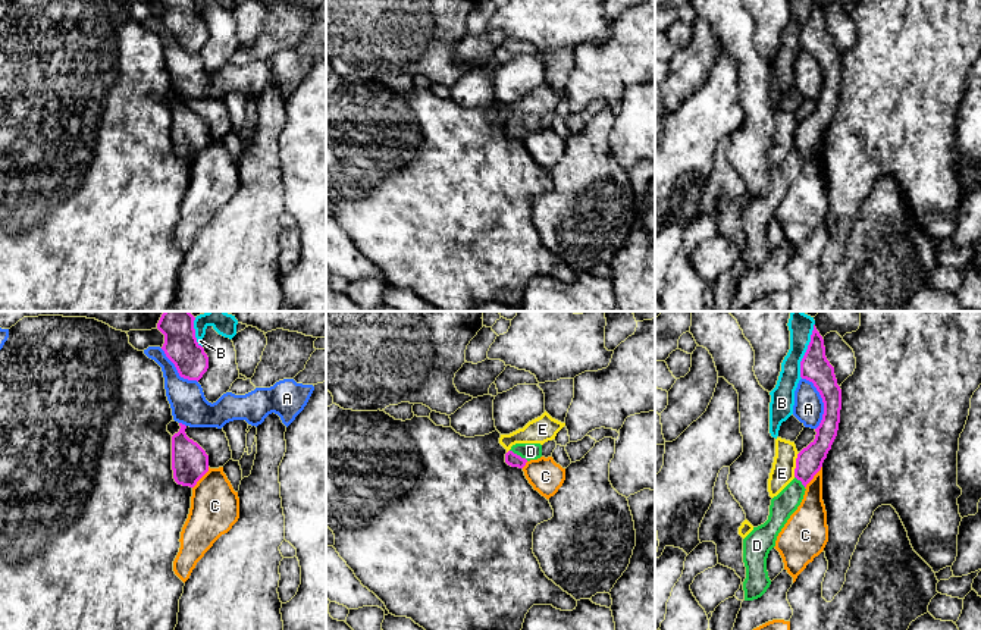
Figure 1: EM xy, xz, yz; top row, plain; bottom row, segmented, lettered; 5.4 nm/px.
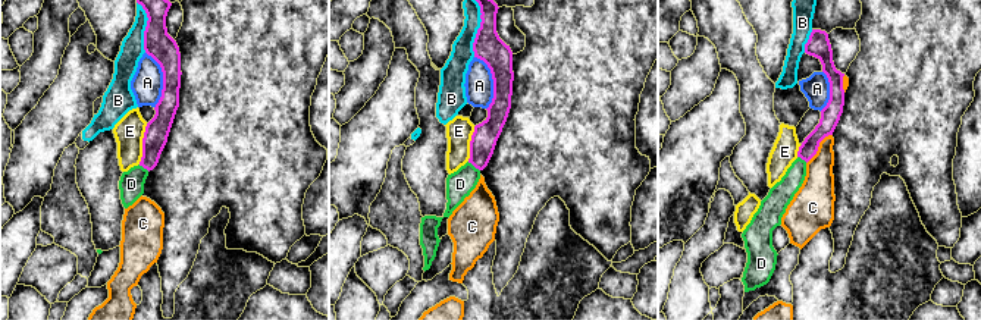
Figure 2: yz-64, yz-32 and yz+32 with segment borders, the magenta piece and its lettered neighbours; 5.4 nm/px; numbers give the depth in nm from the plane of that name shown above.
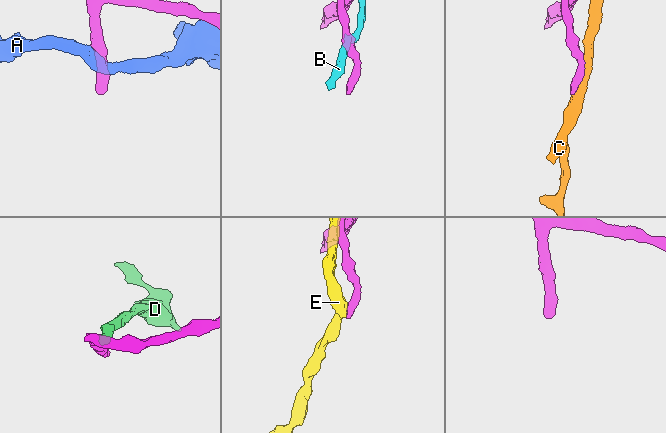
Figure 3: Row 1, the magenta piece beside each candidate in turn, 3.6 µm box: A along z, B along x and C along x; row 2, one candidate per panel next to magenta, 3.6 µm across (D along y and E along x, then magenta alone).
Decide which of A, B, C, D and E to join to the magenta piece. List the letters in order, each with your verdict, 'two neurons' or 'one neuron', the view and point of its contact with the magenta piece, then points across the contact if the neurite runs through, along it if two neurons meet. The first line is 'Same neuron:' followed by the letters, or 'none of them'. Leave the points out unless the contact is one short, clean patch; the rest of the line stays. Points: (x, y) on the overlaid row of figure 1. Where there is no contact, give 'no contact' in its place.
Same neuron: D
A: two neurons; contact yz (823, 401)
B: two neurons; contact yz (806, 351); border yz (814, 323), (811, 341), (801, 361), (801, 378)
C: two neurons; contact yz (812, 478)
D: one neuron; contact xz (519, 455); way xz (511, 458), (519, 455), (530, 451)
E: two neurons; contact yz (796, 464); border yz (799, 453), (793, 476)

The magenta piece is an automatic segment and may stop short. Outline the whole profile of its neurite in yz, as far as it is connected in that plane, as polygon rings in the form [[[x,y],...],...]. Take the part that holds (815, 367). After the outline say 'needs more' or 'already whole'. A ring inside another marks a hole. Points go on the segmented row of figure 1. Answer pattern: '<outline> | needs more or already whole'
[[[814,325],[811,342],[800,361],[800,377],[814,383],[824,402],[824,414],[815,429],[815,439],[796,458],[794,479],[771,499],[768,520],[753,527],[743,539],[745,601],[761,598],[771,584],[767,558],[790,515],[800,505],[806,485],[821,470],[837,436],[841,410],[841,389],[834,367],[825,357],[824,339]]] | needs more

